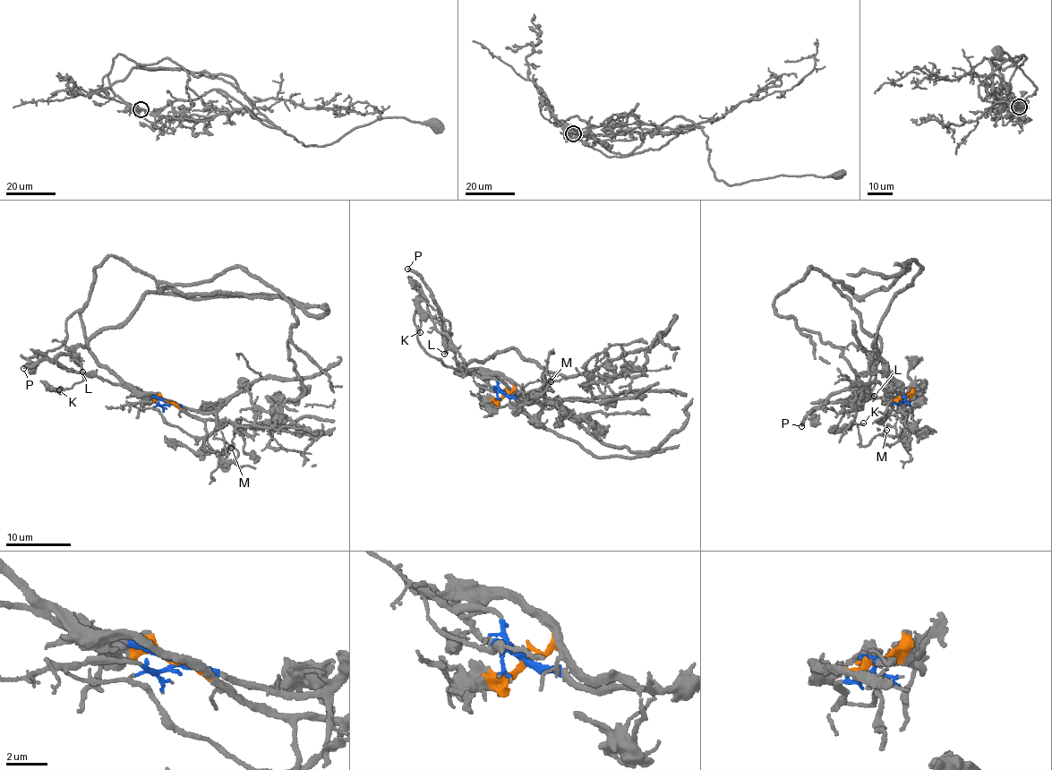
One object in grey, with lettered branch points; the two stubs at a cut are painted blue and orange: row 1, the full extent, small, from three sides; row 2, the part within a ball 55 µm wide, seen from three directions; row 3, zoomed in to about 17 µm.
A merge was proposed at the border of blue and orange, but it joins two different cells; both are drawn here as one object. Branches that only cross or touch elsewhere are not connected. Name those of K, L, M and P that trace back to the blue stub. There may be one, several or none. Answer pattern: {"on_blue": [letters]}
{"on_blue": ["K", "L", "P"]}

